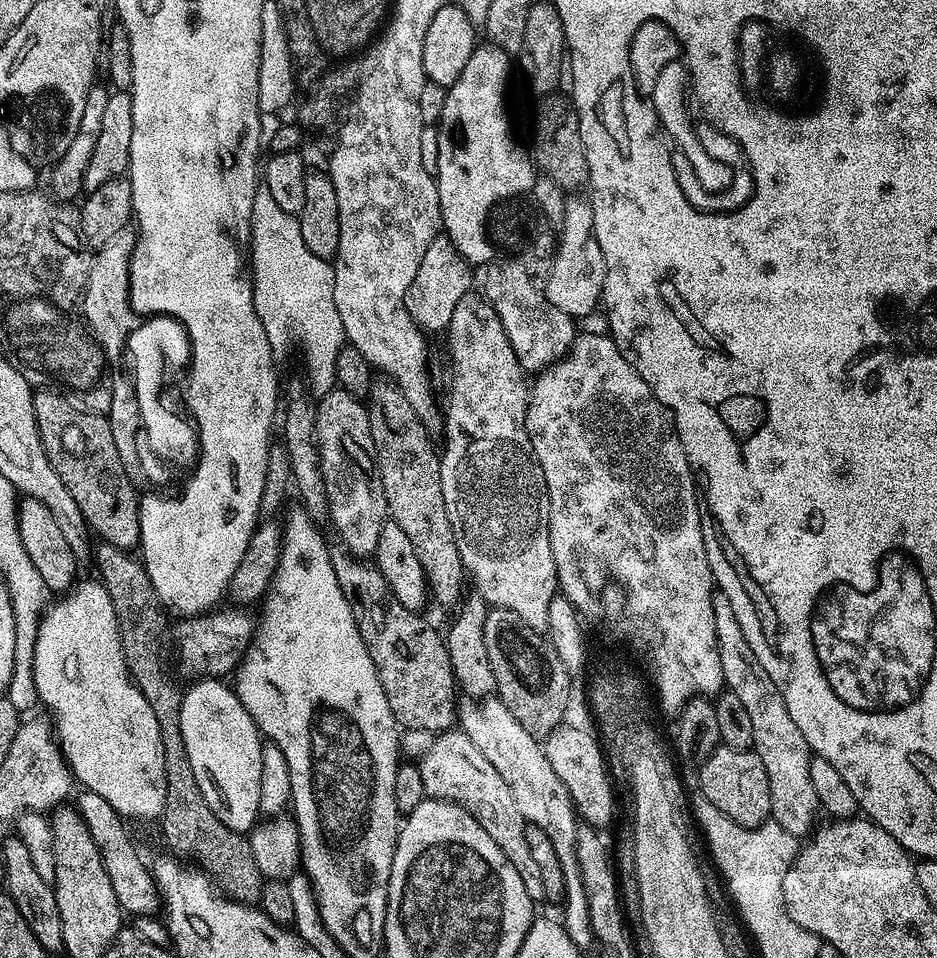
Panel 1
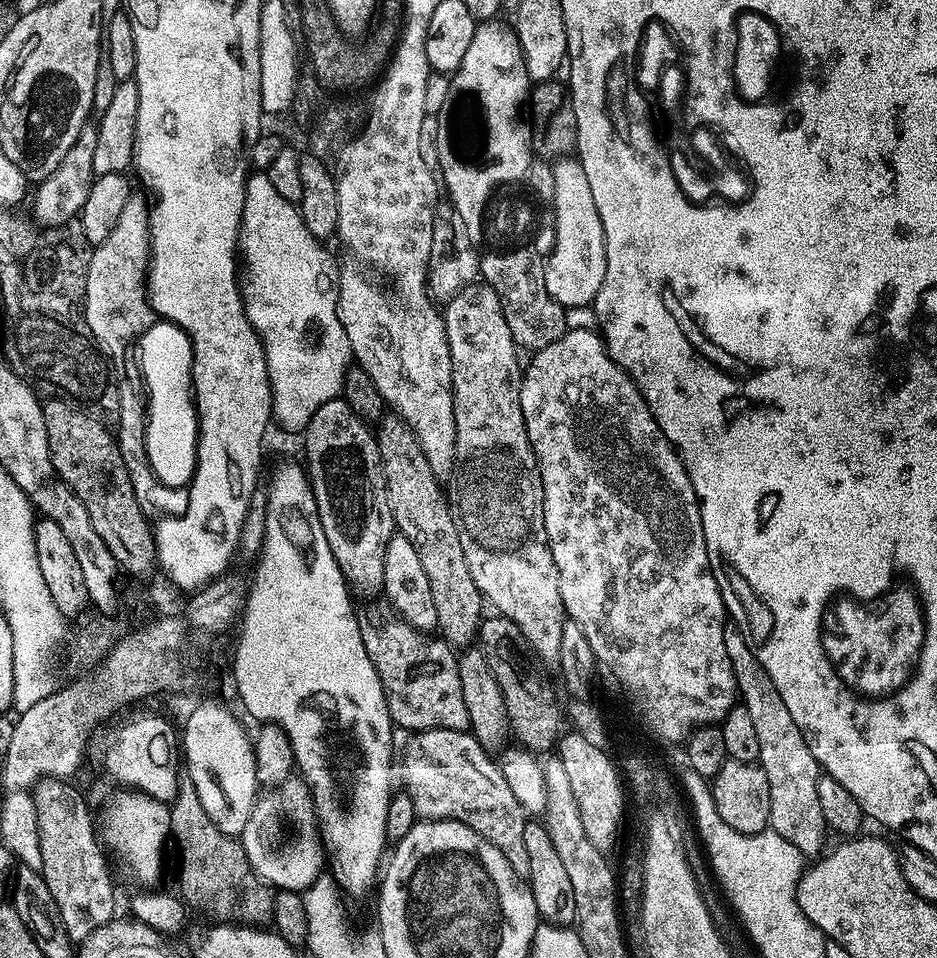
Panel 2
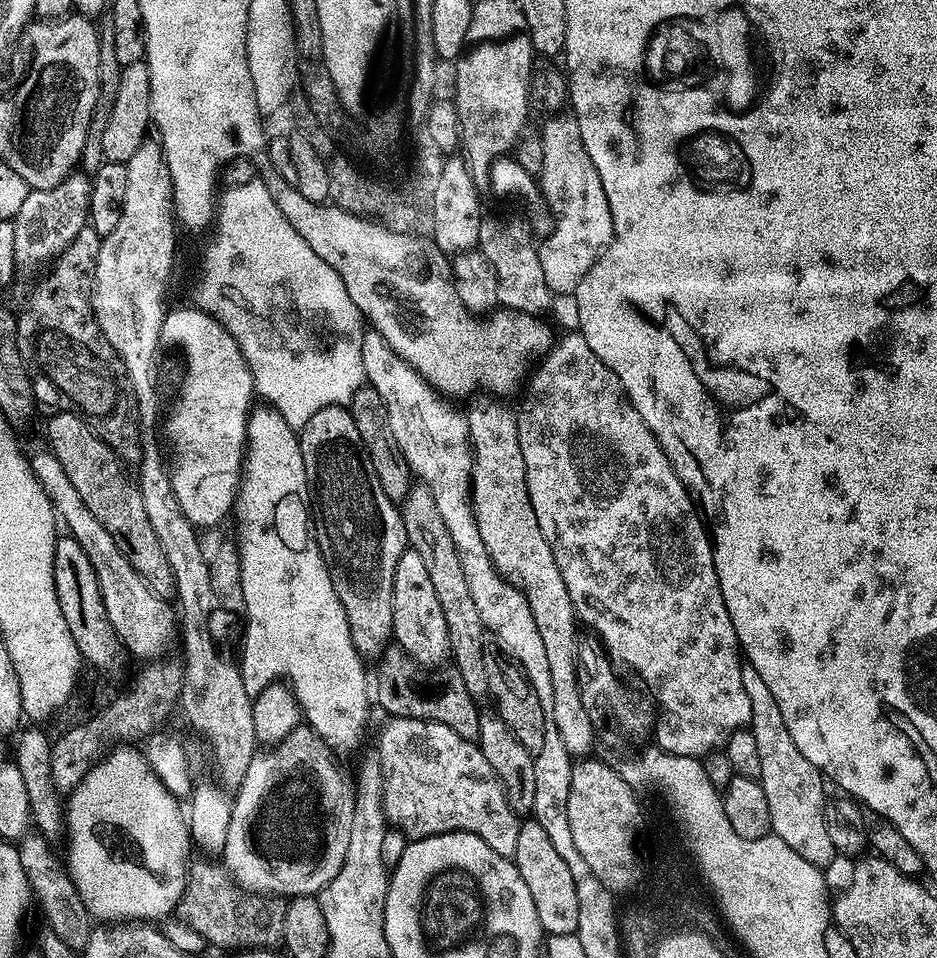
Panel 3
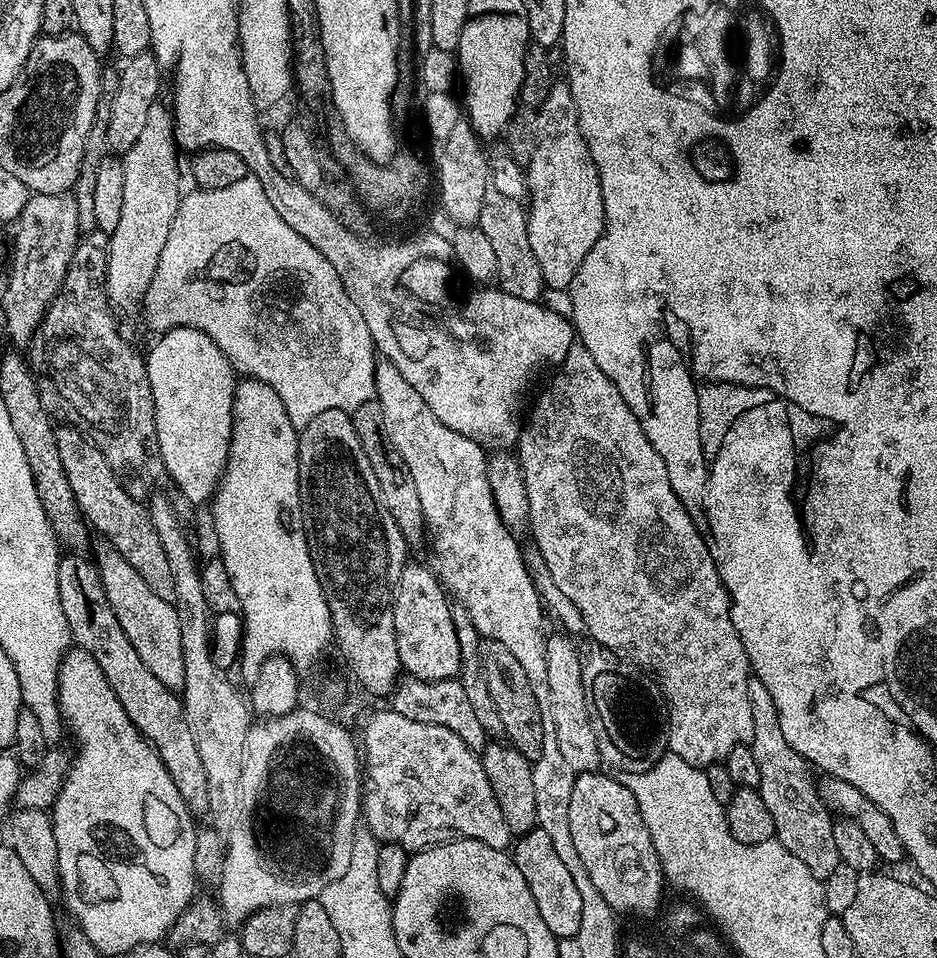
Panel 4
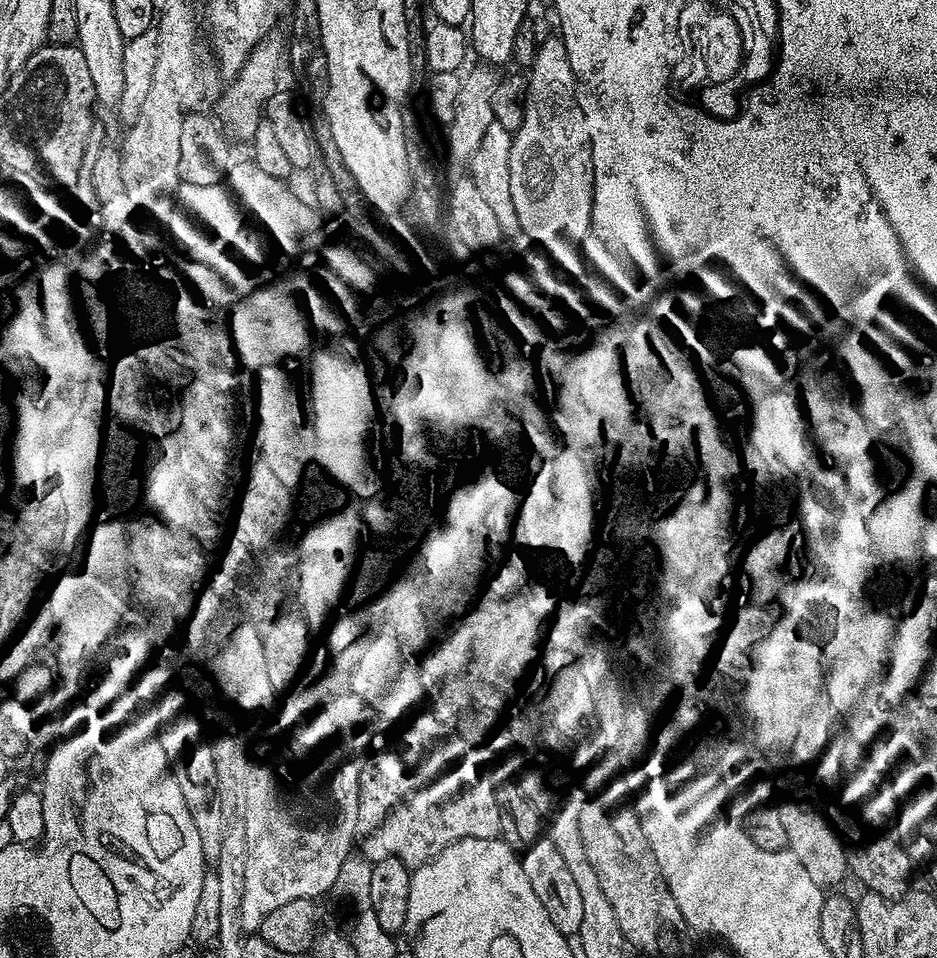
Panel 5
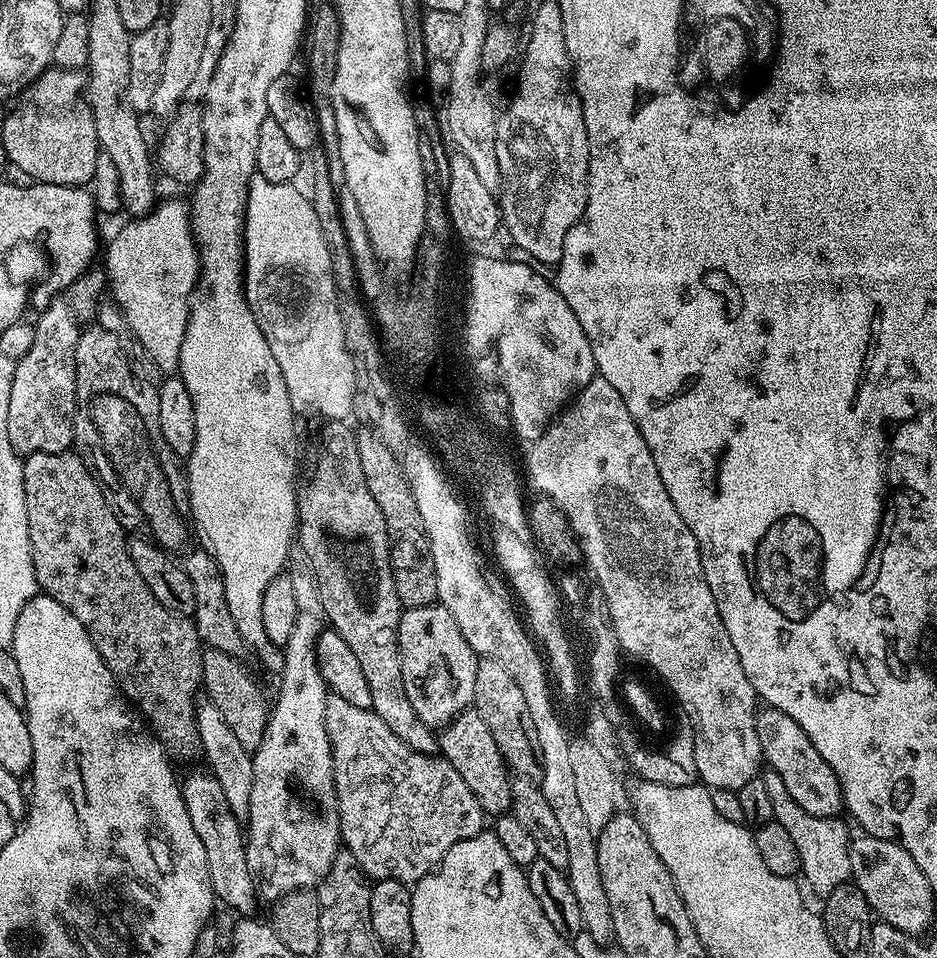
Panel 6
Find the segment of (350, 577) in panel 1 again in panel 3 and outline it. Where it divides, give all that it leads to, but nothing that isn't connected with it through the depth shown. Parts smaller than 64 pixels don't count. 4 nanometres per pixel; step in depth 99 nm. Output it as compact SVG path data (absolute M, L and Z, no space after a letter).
M398 646L385 648L375 664L374 700L389 712L389 717L401 716L438 722L442 726L450 726L454 734L462 734L462 738L476 741L481 709L476 708L472 701L475 700L473 692L466 690L466 682L462 682L462 674L458 674L454 666L425 666Z

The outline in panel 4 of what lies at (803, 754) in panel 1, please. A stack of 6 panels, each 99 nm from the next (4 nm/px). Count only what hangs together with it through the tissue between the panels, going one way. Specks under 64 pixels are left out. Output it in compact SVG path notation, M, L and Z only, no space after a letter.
M752 678L748 682L748 693L754 714L754 734L750 745L758 766L763 769L758 791L766 806L770 806L770 814L774 814L775 839L779 840L782 846L786 846L786 850L790 850L794 858L800 859L806 865L806 870L810 870L810 874L814 874L821 882L827 881L827 876L834 875L836 868L841 867L840 855L834 843L833 813L829 812L827 806L820 801L816 784L808 777L809 765L796 753L794 746L786 742L786 737L782 734L782 722L778 722L778 710L774 706L774 698L770 698L770 690L766 690L766 686L762 686L760 680Z

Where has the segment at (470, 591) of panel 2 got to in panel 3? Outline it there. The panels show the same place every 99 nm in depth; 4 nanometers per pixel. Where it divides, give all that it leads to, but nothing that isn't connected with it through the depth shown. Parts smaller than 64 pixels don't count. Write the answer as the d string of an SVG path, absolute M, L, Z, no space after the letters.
M413 483L404 494L404 504L401 503L399 509L406 530L408 547L418 550L422 563L430 574L434 591L438 594L442 615L446 618L451 663L458 670L458 674L462 674L462 682L466 682L466 690L470 690L473 694L487 693L488 683L484 661L486 629L482 618L478 618L478 606L474 606L474 594L470 594L466 574L462 574L464 564L460 559L455 540L450 538L450 530L446 530L446 522L442 522L442 513L438 511L438 502L434 502L434 494L430 494L425 484Z

